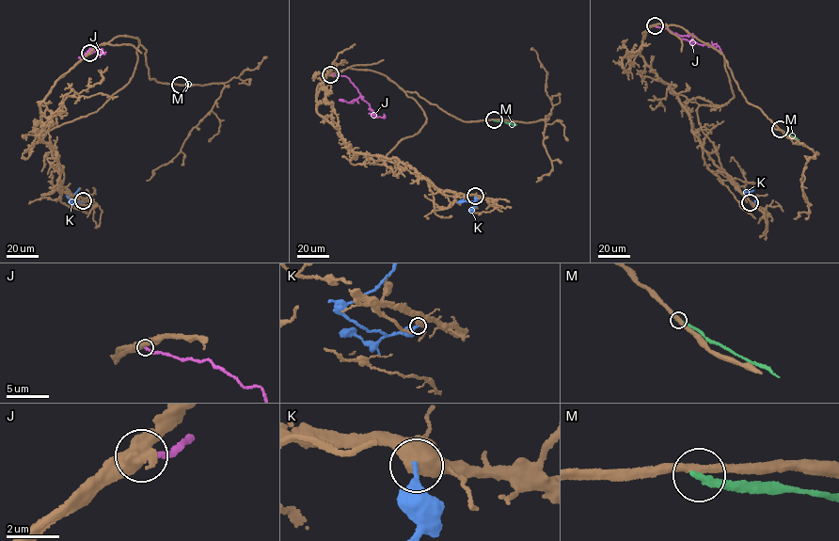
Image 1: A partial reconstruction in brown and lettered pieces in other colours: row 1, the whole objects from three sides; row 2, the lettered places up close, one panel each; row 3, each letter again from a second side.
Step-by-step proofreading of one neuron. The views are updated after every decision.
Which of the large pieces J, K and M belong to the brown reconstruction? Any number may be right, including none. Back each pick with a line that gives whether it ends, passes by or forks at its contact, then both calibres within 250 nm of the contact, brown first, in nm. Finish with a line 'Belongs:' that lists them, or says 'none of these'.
Belongs: none of these

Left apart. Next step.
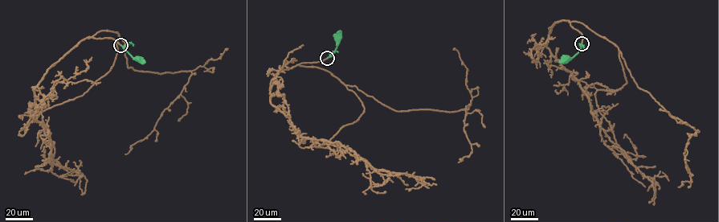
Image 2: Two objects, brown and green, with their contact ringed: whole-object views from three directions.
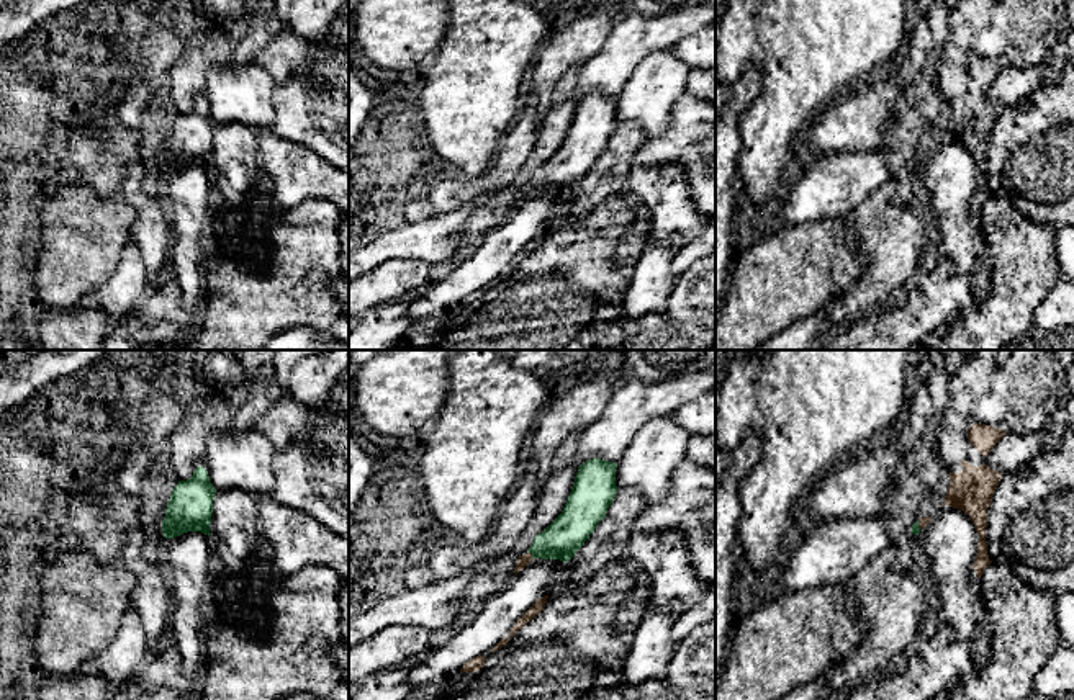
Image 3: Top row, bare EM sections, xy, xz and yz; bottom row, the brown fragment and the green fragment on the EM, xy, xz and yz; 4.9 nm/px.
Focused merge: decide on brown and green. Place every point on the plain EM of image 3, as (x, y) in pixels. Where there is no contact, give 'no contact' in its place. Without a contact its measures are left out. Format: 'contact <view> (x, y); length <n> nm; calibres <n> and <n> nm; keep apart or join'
contact xz (531, 188); length 50 nm; calibres 60 and 190 nm; join

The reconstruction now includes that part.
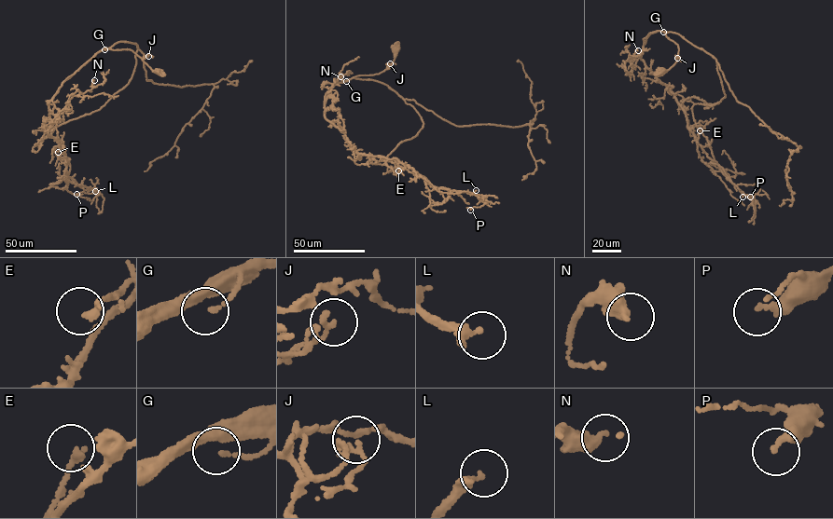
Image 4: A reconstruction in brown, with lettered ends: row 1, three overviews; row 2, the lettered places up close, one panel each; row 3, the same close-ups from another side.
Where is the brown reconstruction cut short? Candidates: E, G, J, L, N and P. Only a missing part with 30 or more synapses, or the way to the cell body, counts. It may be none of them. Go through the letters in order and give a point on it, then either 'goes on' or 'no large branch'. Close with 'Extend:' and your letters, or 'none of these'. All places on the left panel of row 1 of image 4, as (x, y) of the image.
E: (58, 152) | no large branch
G: (104, 49) | no large branch
J: (148, 56) | no large branch
L: (95, 191) | goes on
N: (94, 80) | no large branch
P: (76, 194) | no large branch
Extend: L

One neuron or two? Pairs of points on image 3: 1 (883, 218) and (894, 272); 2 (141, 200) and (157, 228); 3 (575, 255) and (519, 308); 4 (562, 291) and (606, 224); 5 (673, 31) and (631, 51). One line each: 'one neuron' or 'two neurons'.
1: one neuron
2: one neuron
3: one neuron
4: one neuron
5: one neuron

